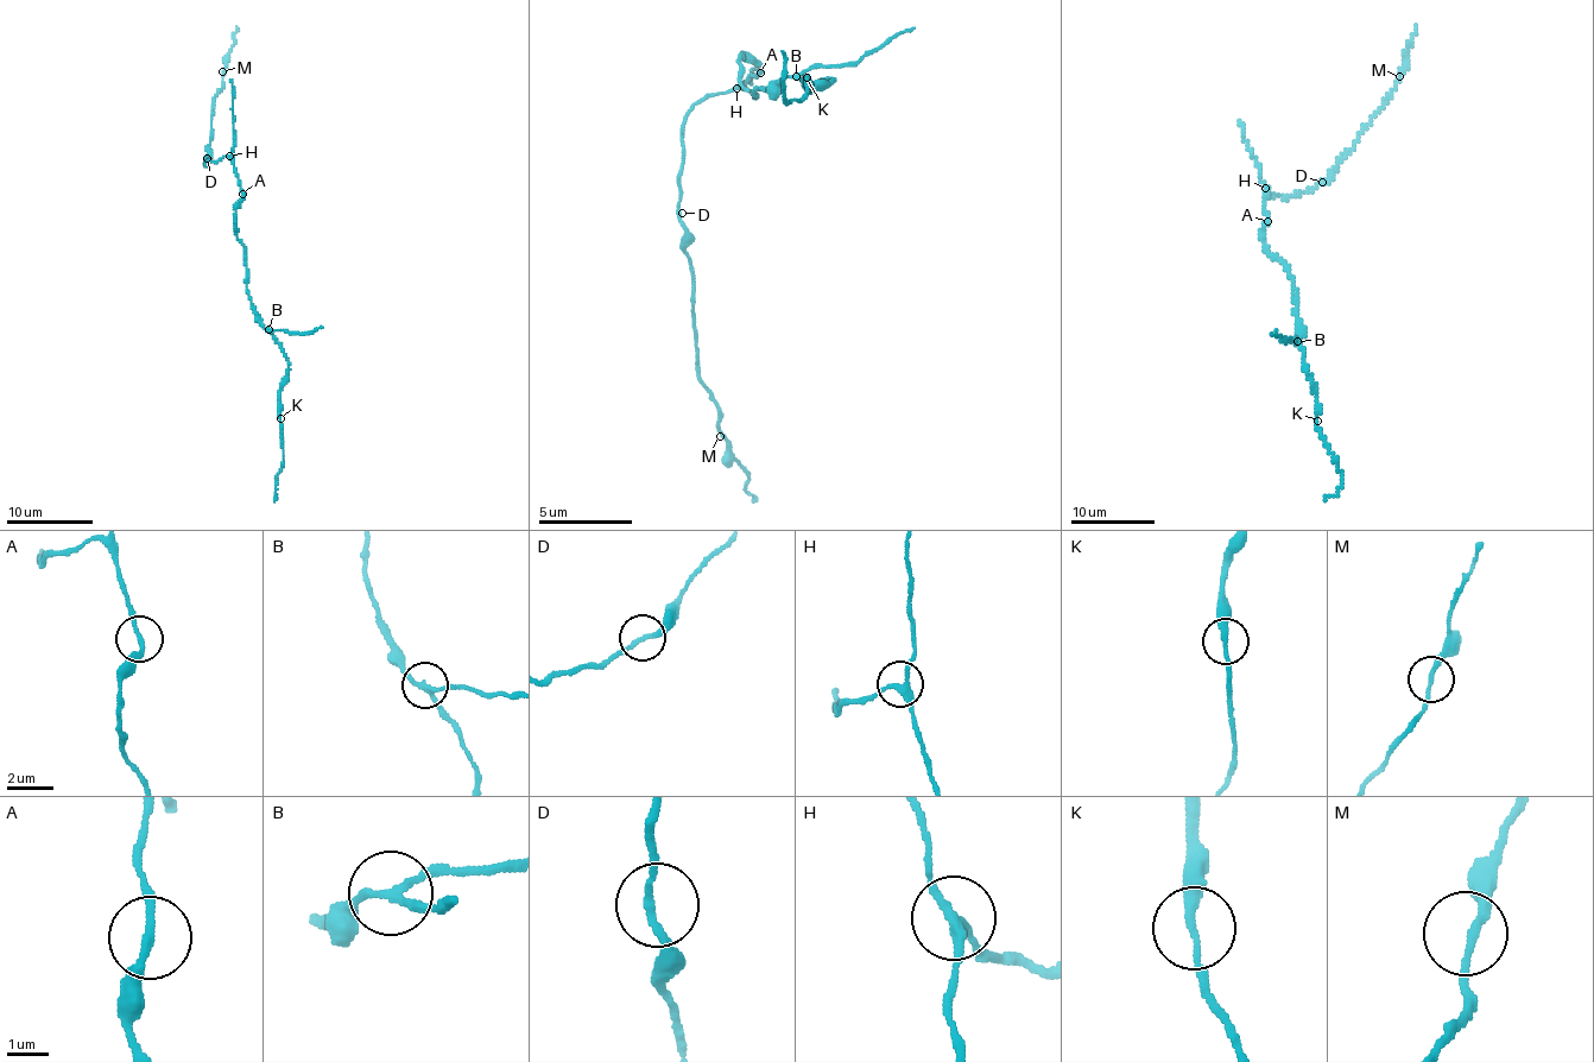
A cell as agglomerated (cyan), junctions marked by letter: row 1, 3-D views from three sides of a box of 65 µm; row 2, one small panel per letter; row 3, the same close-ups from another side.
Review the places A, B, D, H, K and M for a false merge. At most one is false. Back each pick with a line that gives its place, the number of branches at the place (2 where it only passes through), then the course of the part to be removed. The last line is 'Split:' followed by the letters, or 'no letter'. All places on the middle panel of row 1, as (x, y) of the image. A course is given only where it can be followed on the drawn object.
B: (796, 76) | 3 | (795, 75), (868, 57), (916, 25)
Split: B

